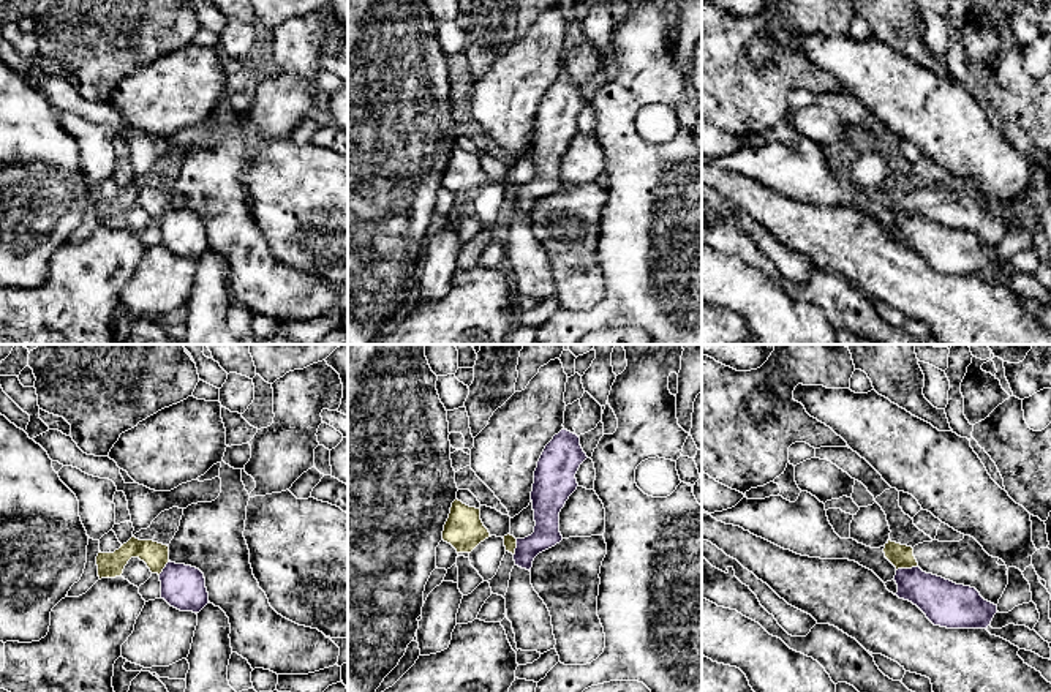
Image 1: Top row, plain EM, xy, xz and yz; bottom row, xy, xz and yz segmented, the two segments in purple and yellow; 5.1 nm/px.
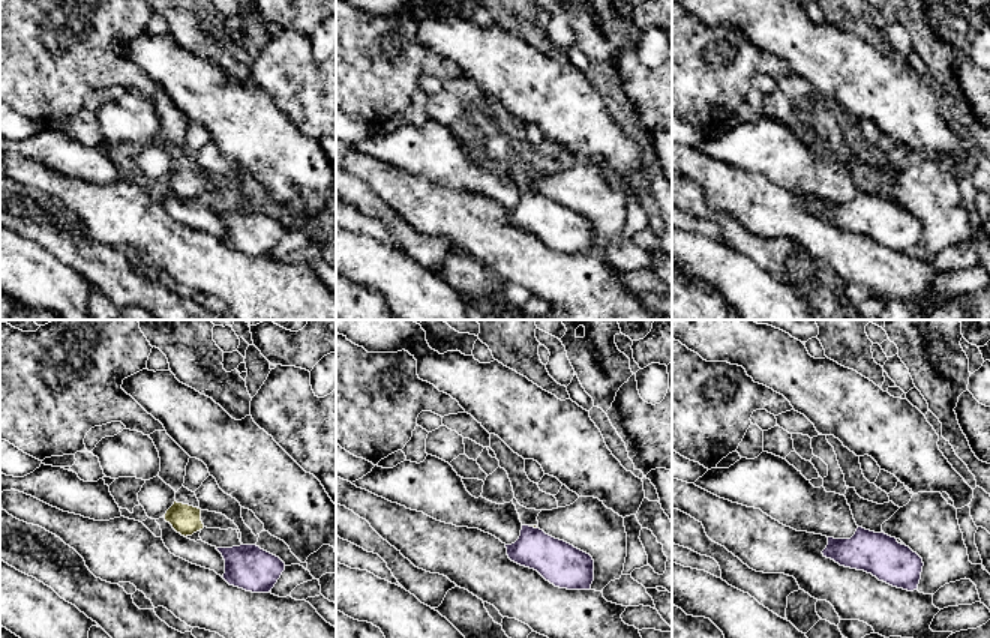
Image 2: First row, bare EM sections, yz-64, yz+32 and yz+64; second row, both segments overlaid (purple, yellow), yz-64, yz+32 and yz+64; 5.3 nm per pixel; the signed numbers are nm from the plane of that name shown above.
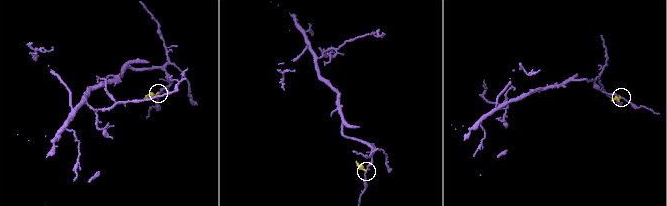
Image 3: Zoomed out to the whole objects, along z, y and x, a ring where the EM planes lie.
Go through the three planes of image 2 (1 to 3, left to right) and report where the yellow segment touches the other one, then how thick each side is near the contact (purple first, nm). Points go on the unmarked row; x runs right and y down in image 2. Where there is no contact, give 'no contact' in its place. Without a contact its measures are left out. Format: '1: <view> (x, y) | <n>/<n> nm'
1: no contact
2: yz+32 (533, 191) | 240/20 nm
3: no contact

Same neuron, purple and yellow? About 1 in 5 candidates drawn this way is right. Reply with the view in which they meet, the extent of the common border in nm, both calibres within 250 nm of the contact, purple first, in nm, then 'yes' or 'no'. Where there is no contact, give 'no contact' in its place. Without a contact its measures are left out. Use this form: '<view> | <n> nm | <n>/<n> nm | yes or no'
yz | 120 nm | 220/120 nm | no

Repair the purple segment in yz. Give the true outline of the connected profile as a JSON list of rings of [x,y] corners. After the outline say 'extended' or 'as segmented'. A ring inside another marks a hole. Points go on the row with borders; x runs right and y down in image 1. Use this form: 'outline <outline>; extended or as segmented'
outline [[[918,566],[898,569],[893,580],[898,585],[895,596],[917,605],[934,626],[988,629],[997,613],[997,605],[985,600],[975,588],[926,574]]]; as segmented

